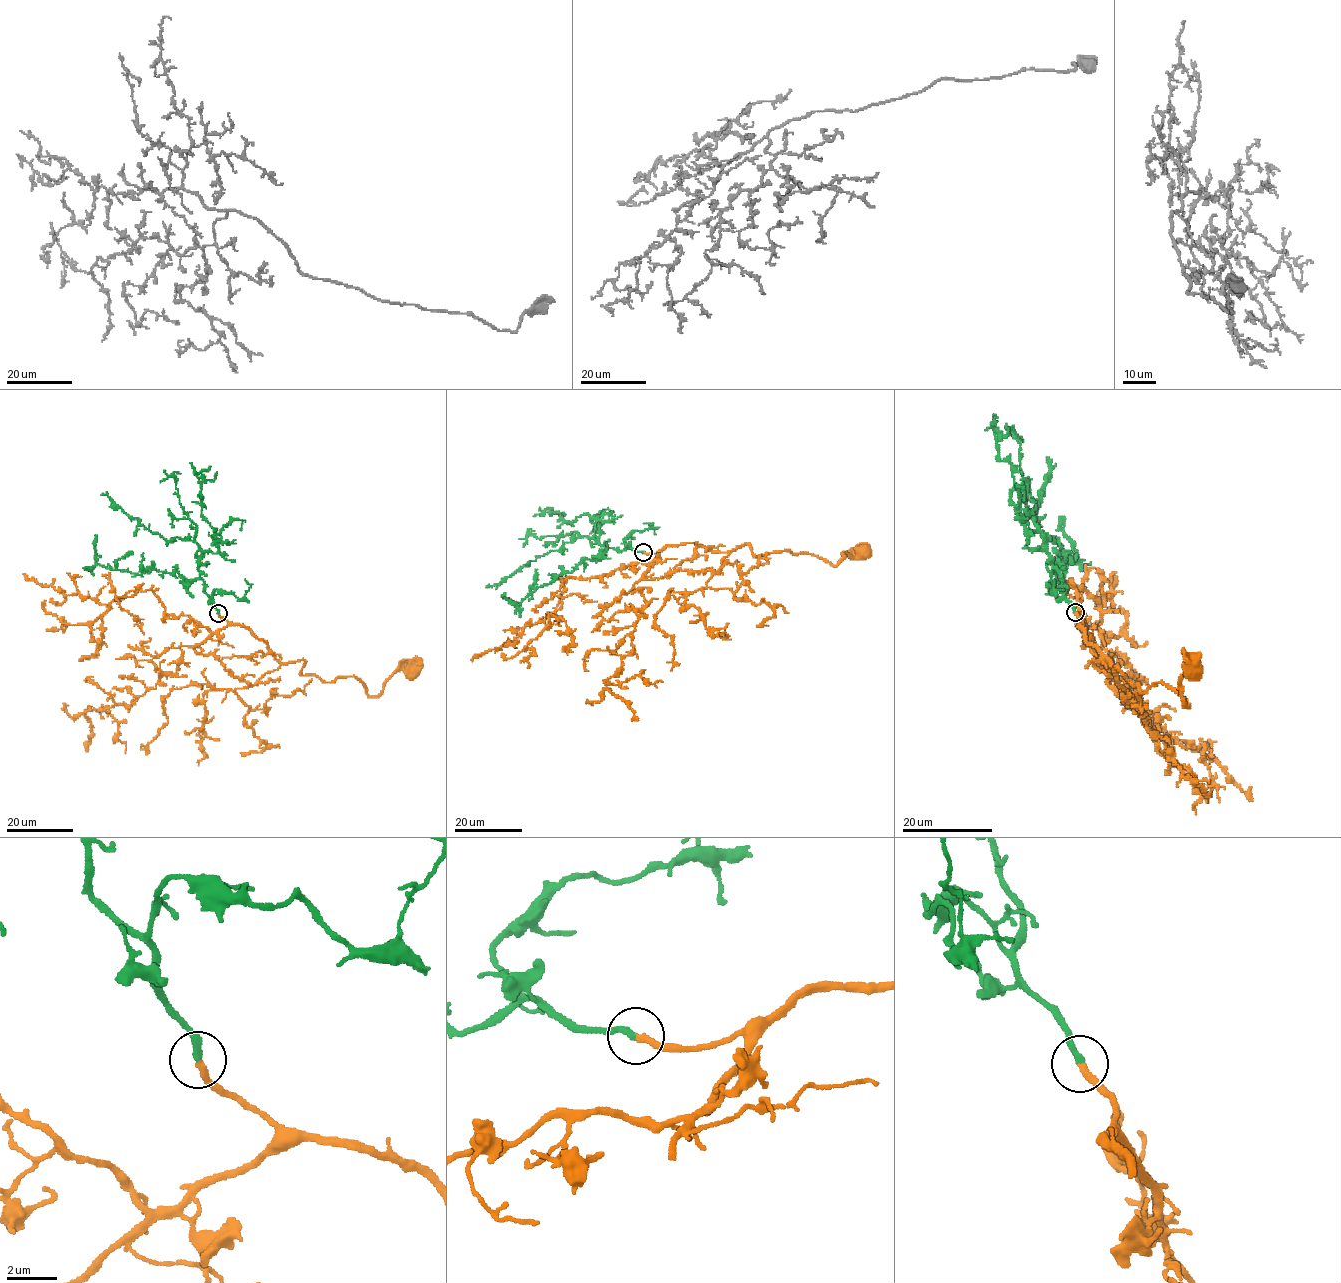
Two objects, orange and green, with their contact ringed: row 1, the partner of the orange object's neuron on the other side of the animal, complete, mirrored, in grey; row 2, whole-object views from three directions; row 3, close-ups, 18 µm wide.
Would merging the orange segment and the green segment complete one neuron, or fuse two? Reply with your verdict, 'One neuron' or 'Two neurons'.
One neuron

